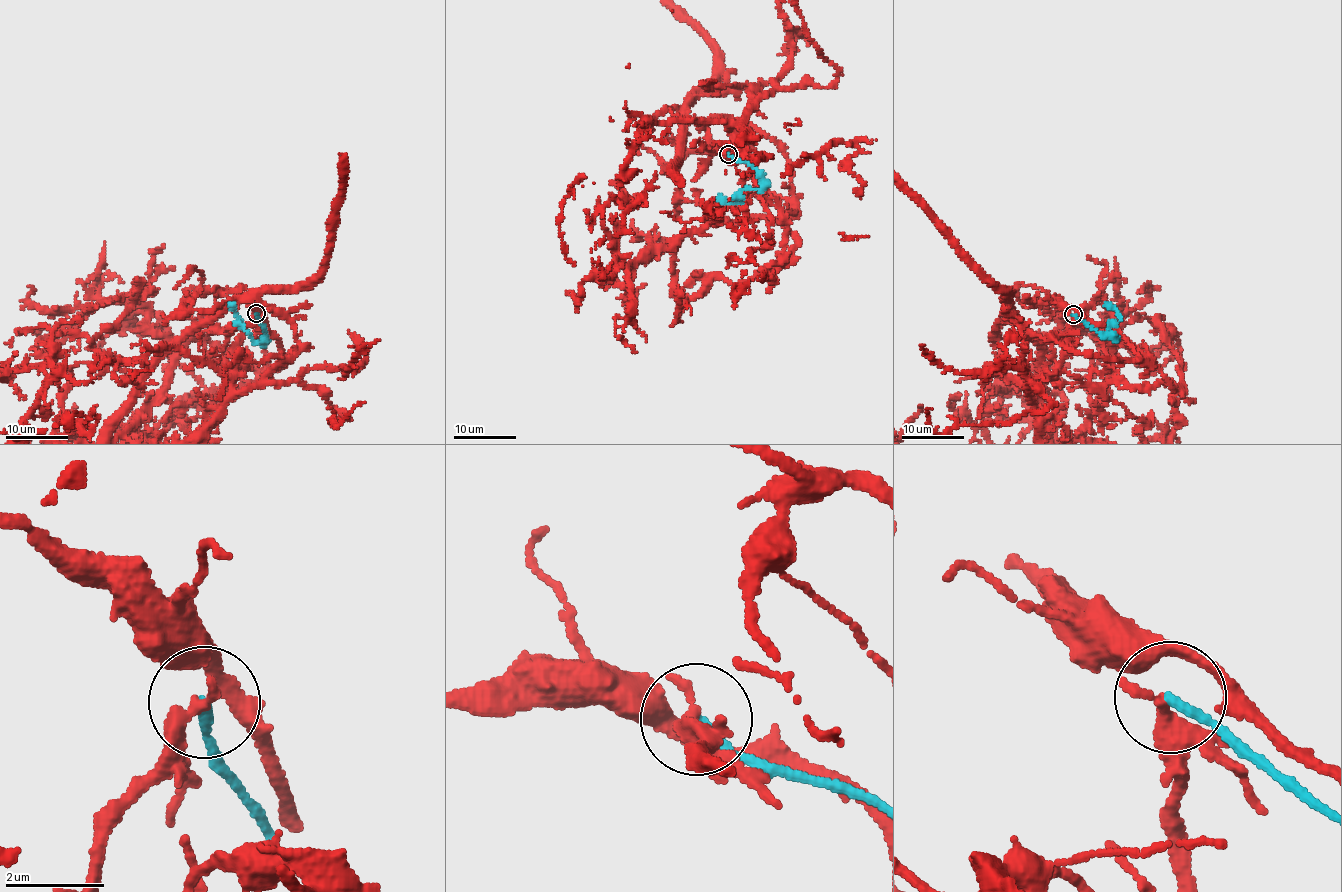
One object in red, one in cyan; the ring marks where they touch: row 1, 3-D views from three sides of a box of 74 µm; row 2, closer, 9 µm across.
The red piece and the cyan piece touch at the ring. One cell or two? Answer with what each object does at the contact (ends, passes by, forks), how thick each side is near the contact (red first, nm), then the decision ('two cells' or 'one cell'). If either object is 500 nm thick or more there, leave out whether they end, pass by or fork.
red passes by; cyan ends; calibres 280 and 200 nm; two cells

